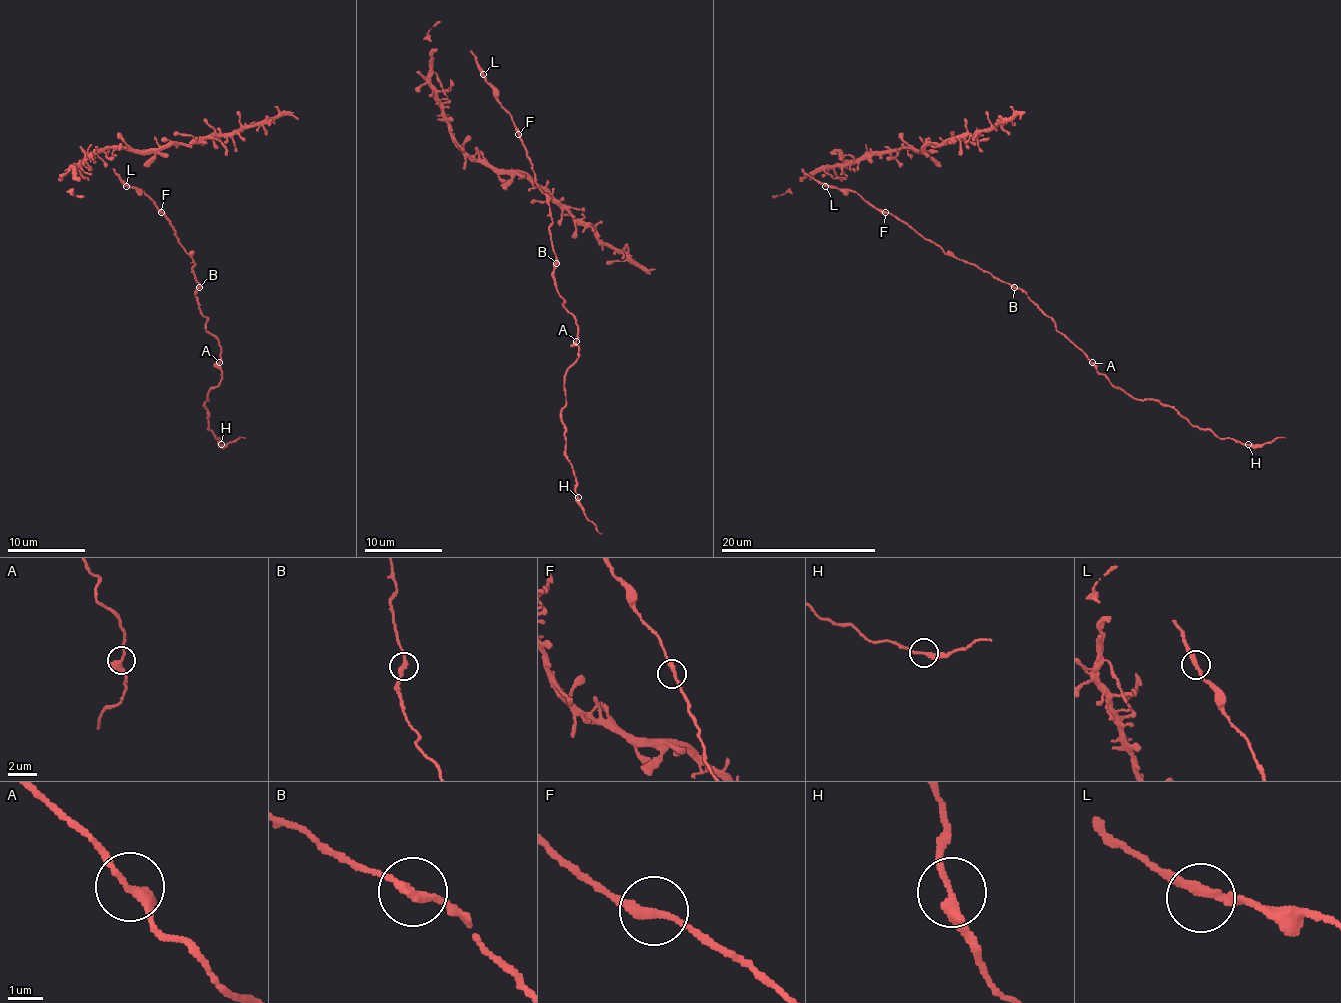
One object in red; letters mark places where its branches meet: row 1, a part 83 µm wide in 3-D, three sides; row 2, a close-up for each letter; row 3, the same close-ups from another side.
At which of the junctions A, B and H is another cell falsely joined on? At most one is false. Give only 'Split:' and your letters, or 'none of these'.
Split: none of these

